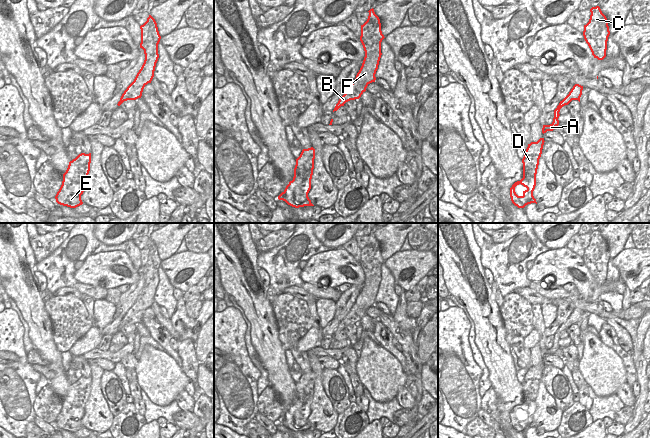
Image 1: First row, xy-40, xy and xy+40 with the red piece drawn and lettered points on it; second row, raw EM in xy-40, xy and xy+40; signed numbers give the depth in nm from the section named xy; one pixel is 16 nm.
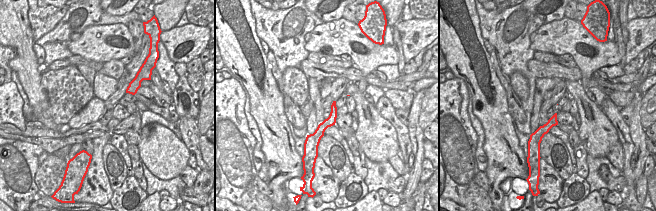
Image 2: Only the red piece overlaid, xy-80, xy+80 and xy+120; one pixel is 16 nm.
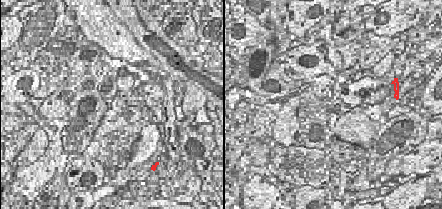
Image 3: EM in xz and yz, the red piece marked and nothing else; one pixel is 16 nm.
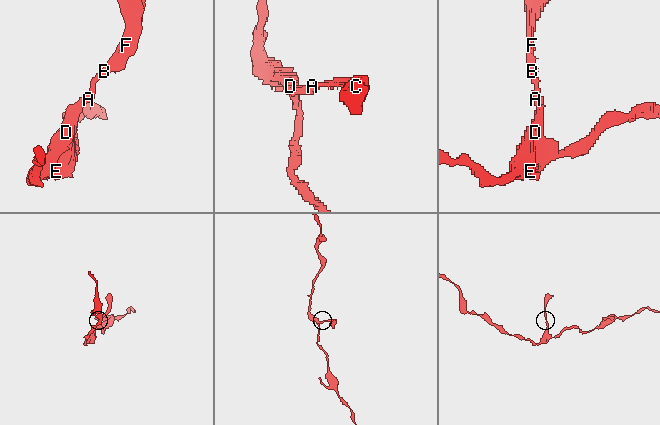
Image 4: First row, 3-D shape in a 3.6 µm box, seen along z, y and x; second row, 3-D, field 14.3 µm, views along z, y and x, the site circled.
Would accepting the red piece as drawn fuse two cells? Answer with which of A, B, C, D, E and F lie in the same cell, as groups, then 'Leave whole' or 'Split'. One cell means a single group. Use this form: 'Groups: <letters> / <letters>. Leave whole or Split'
Groups: A B C D E F. Leave whole.

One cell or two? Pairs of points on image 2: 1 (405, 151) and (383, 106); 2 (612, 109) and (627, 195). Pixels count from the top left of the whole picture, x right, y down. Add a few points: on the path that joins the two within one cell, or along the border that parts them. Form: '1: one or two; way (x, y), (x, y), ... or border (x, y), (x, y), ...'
1: one; way (403, 140), (402, 130), (391, 117)
2: one; way (622, 130), (627, 145), (628, 174)

